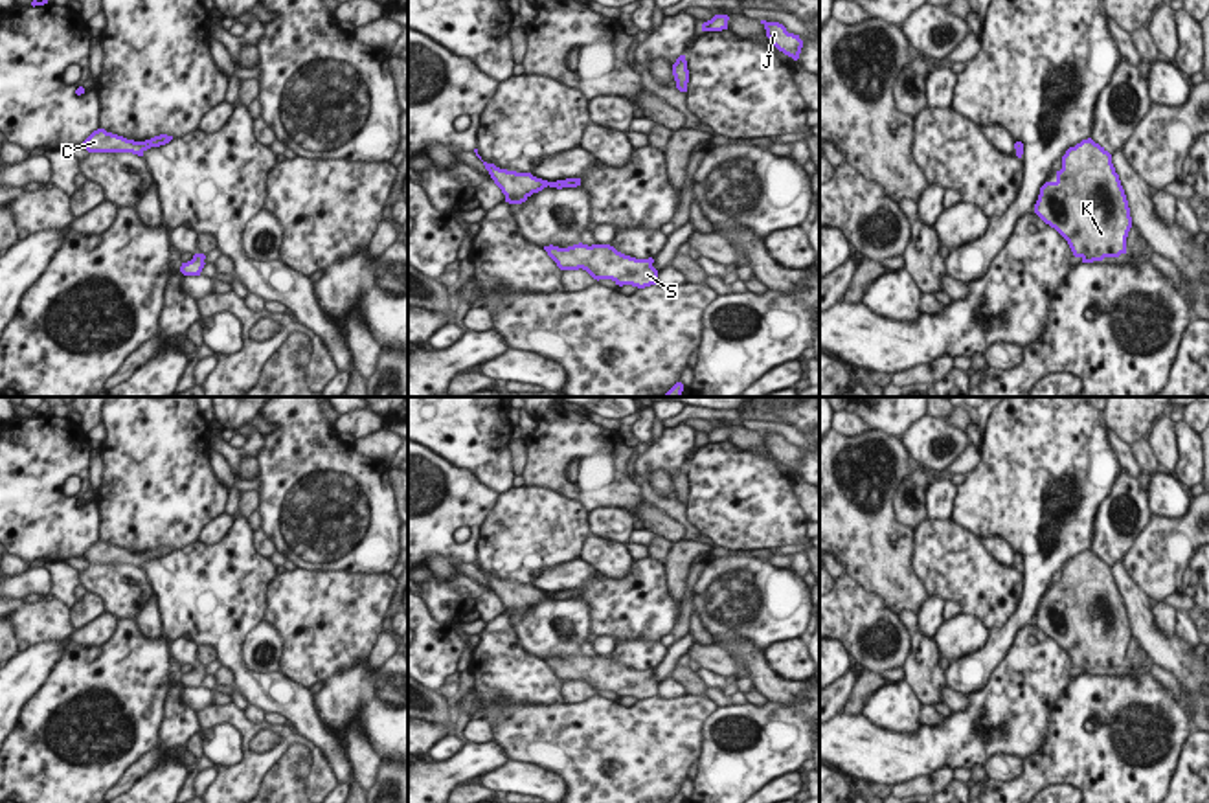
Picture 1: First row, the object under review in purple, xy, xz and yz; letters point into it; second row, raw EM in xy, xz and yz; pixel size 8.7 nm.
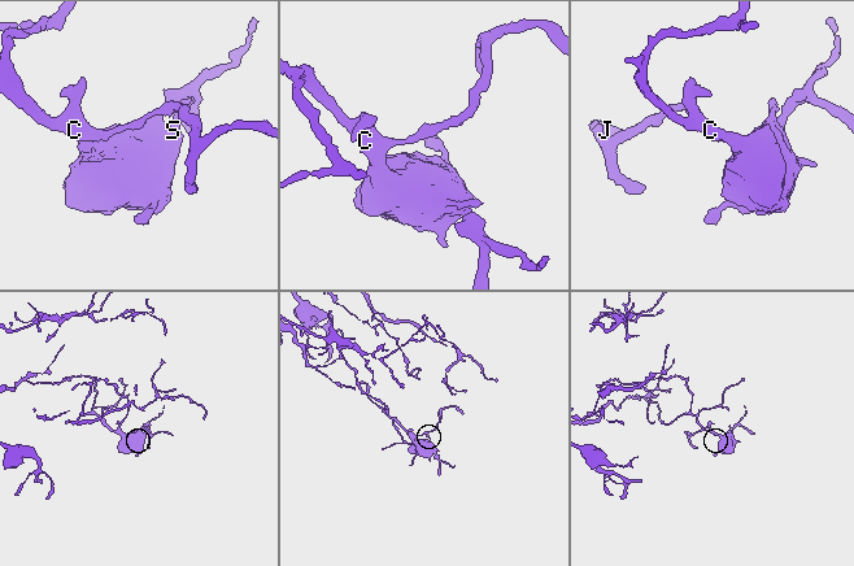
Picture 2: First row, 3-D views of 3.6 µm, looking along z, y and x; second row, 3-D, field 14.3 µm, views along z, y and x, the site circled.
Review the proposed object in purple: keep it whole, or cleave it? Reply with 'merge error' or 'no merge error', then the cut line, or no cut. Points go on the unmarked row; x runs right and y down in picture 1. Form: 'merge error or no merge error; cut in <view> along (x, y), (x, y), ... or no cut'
no merge error; no cut

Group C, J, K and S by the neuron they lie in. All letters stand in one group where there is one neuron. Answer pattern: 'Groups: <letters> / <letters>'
Groups: C J K S

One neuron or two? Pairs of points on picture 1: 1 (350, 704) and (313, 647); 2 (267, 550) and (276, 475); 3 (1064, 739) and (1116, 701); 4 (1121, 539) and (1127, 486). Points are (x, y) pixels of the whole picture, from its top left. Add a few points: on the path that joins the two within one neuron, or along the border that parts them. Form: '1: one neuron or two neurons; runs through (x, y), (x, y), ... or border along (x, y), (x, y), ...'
1: two neurons; border along (366, 660), (338, 669), (322, 682)
2: two neurons; border along (261, 528), (276, 550)
3: one neuron; runs through (1073, 726), (1103, 701)
4: one neuron; runs through (1114, 526), (1108, 511), (1121, 498)

